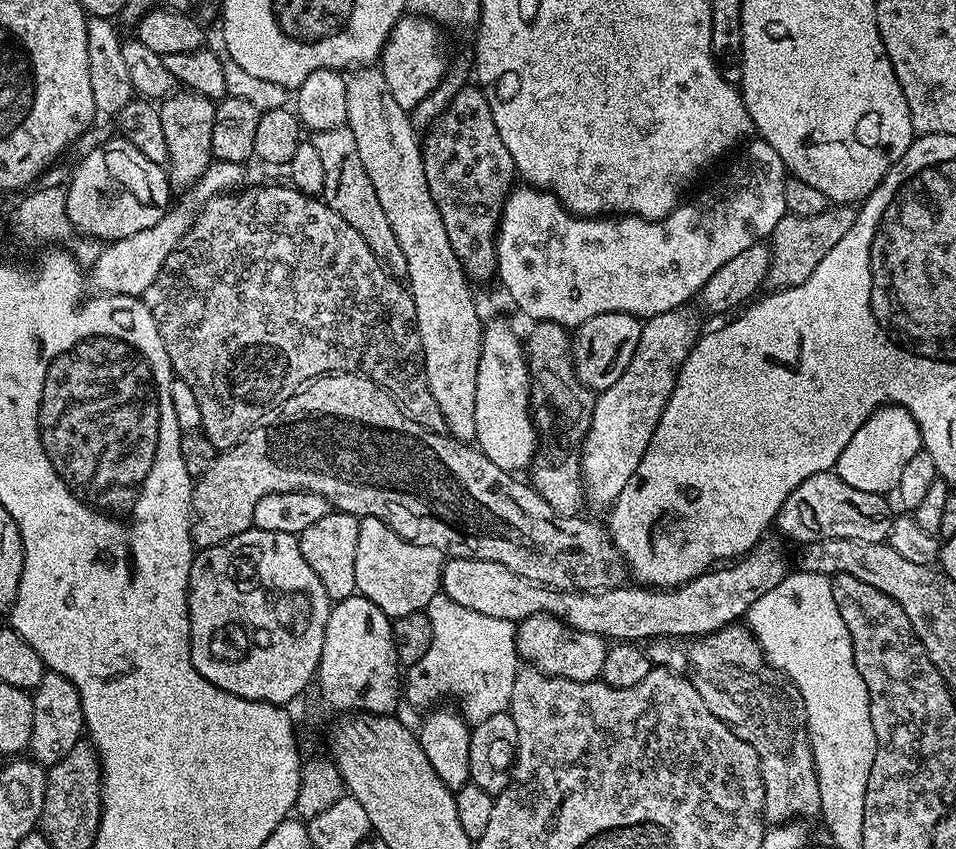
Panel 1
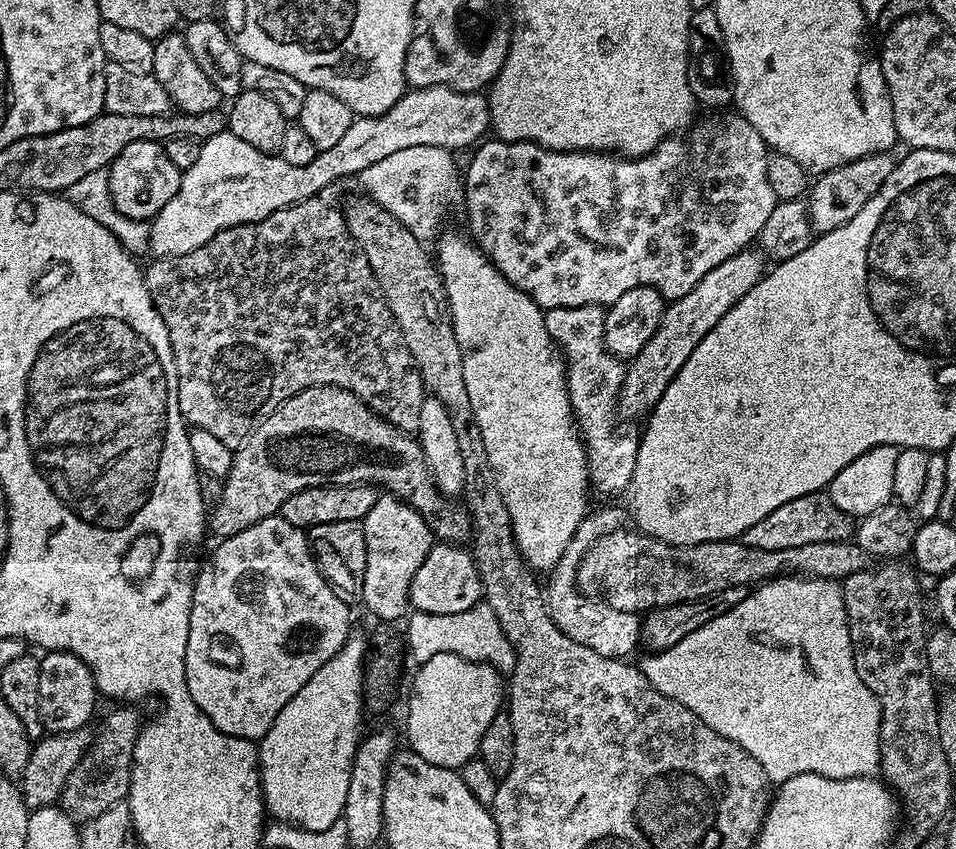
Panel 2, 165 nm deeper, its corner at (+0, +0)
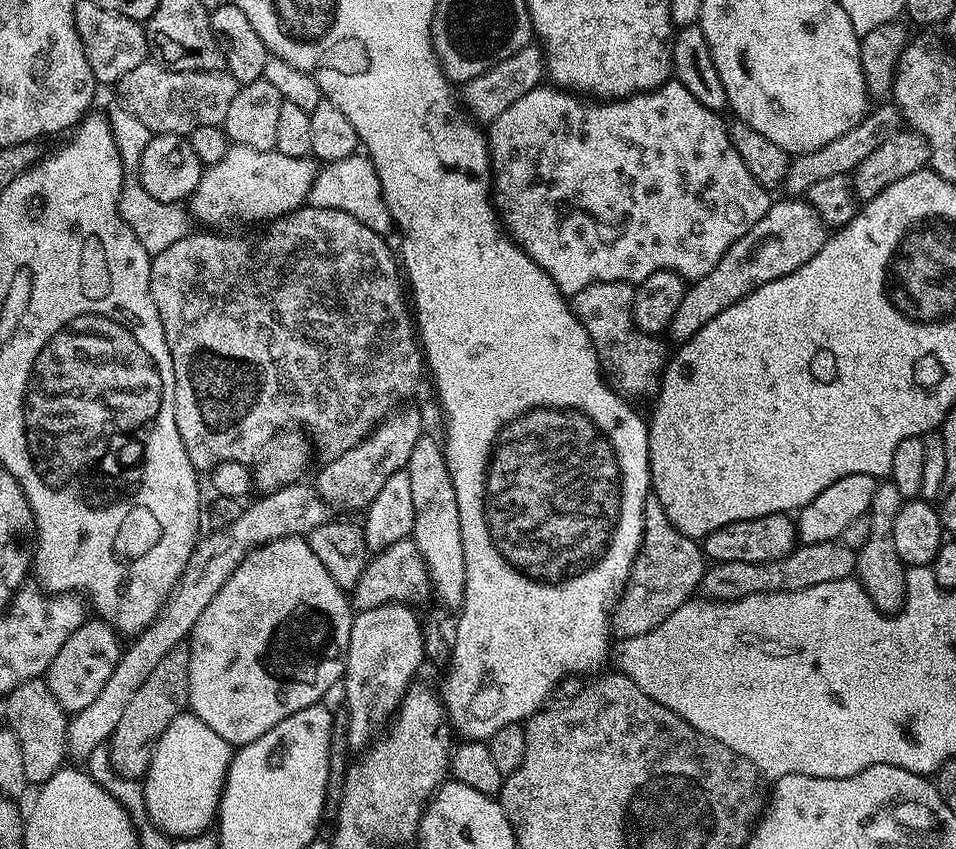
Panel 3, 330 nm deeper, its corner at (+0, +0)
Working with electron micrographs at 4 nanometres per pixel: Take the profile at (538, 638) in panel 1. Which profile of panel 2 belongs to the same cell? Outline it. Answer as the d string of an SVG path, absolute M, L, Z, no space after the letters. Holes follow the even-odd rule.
M604 508L601 512L589 511L583 524L572 533L572 540L566 546L566 550L560 556L560 561L552 569L547 577L546 603L548 613L552 620L574 642L582 646L590 646L594 654L602 654L611 660L631 657L631 652L637 650L640 643L641 617L635 612L623 612L614 610L602 600L590 600L580 591L576 583L576 568L580 561L592 551L597 540L604 535L606 530L616 530L626 520L626 516L616 508Z

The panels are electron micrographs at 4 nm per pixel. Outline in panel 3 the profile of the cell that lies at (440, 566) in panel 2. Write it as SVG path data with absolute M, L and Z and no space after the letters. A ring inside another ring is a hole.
M411 538L399 540L375 553L362 570L362 578L350 590L351 606L356 612L365 612L374 606L383 604L406 604L417 606L427 596L431 597L432 580L428 576L428 567Z

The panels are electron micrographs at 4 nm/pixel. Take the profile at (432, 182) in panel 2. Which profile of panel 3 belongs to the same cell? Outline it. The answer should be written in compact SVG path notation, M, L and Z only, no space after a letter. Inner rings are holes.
M364 154L342 158L333 164L324 164L314 180L310 204L313 208L329 208L354 214L354 218L358 218L362 226L370 226L370 230L374 230L382 237L387 237L388 231L393 231L394 228L378 174L374 170L372 161Z

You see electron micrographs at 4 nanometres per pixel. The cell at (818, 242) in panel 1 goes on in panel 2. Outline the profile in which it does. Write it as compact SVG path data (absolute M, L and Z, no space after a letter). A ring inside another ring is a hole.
M891 151L879 152L817 175L806 196L813 233L829 232L850 222L850 218L854 218L854 214L858 214L858 210L862 210L862 206L874 198L874 194L878 194L882 182L886 182L886 178L890 178L896 169L897 157L892 155Z

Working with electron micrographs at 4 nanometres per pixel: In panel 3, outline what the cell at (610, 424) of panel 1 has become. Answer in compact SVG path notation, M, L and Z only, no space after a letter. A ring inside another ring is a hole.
M804 198L783 199L772 203L766 214L758 218L758 222L754 222L754 226L750 226L750 230L746 230L746 234L742 234L742 238L738 238L730 250L726 250L726 254L722 254L718 266L714 266L710 274L691 281L685 287L678 314L674 314L670 329L670 336L676 342L683 342L698 334L698 330L702 330L710 318L718 318L722 310L730 310L734 302L746 298L746 294L758 290L758 286L766 286L766 282L794 274L798 266L806 266L806 262L810 262L810 258L822 250L830 232L816 207Z

